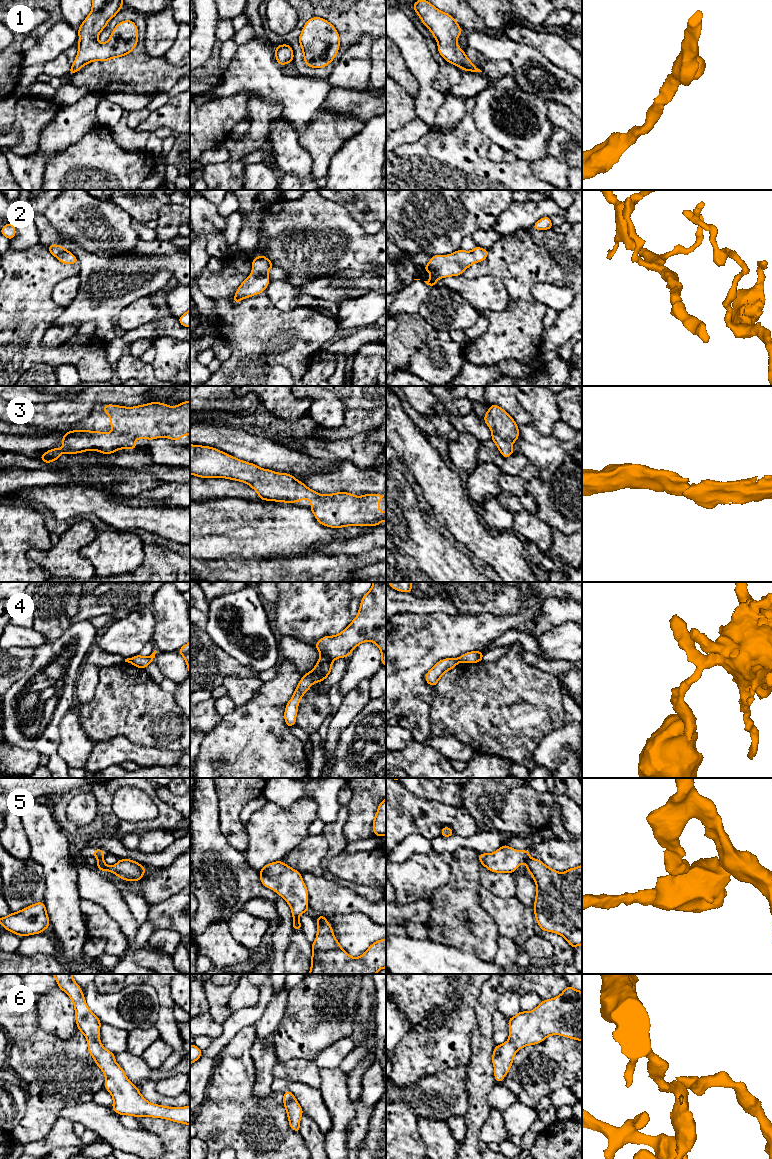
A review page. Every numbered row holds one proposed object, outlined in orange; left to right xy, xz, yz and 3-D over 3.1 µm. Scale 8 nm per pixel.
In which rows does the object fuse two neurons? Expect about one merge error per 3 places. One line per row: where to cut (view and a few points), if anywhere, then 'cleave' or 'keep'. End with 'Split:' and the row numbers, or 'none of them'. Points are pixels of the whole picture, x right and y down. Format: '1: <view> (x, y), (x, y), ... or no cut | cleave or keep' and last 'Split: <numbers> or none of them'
1: no cut | keep
2: no cut | keep
3: no cut | keep
4: xz (321, 653), (324, 653), (332, 660) | cleave
5: xy (102, 858), (98, 860) | cleave
6: no cut | keep
Split: 4, 5

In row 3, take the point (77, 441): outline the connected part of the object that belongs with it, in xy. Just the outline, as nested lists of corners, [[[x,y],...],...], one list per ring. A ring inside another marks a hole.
[[[187,400],[173,408],[161,402],[152,402],[135,407],[108,404],[102,407],[102,411],[110,417],[112,433],[77,429],[69,431],[62,437],[63,449],[50,449],[41,454],[40,459],[44,463],[51,463],[57,461],[63,453],[76,454],[90,450],[99,451],[102,454],[113,454],[119,449],[137,449],[135,439],[153,440],[166,437],[178,441],[184,435],[190,435],[190,401]]]

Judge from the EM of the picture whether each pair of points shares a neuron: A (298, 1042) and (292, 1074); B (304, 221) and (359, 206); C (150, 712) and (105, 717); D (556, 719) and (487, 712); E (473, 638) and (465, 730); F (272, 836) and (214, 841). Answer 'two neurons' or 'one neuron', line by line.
A: two neurons
B: two neurons
C: one neuron
D: one neuron
E: two neurons
F: two neurons

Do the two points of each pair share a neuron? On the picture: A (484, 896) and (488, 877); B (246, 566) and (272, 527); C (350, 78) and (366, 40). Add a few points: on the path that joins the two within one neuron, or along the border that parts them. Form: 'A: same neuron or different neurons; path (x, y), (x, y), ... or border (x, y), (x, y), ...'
A: different neurons; border (481, 885), (500, 897), (508, 897)
B: different neurons; border (274, 556), (266, 558), (228, 558)
C: same neuron; path (353, 69), (362, 49)

